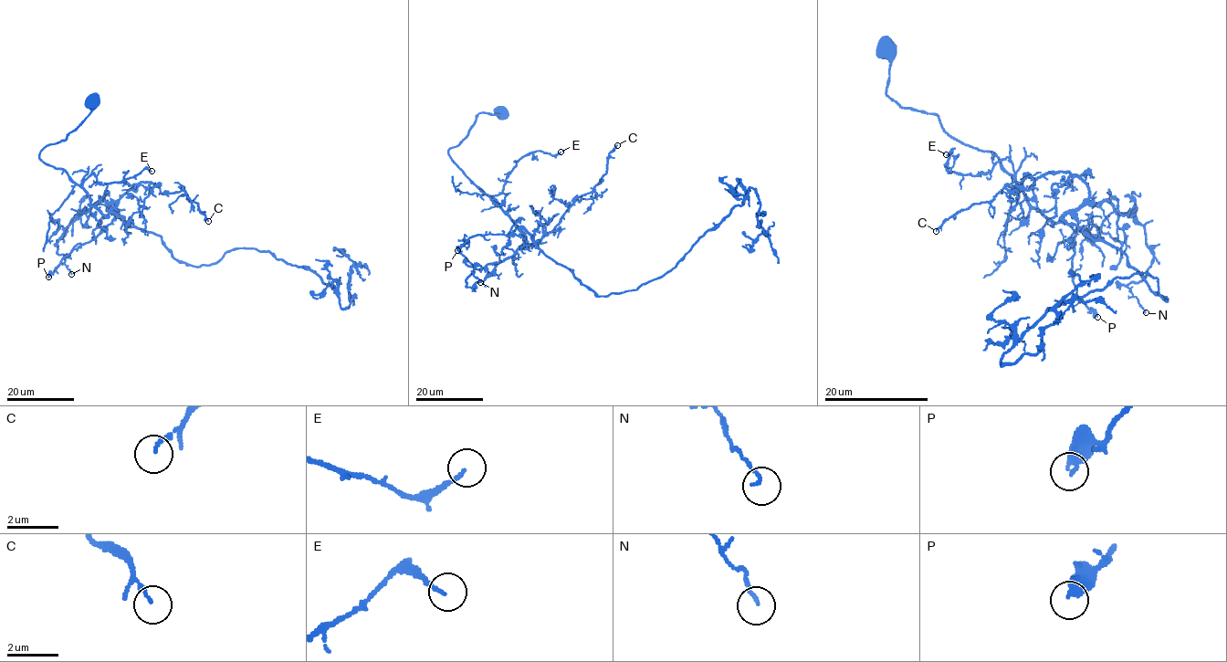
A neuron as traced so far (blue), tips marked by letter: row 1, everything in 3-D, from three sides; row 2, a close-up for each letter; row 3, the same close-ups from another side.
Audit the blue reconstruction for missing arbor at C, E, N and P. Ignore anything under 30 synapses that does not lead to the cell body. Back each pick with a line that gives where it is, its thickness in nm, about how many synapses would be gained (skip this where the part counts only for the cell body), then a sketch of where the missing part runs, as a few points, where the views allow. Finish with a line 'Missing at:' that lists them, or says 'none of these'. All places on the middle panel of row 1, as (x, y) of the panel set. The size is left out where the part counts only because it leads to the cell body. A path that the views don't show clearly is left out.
Missing at: none of these

